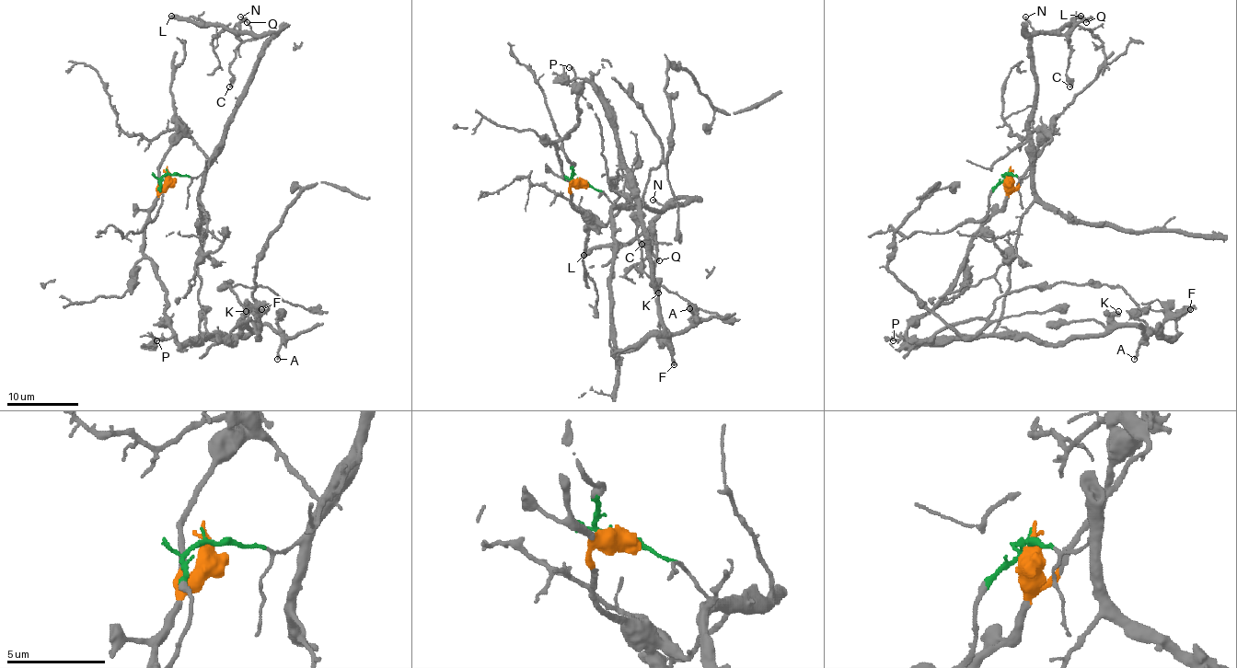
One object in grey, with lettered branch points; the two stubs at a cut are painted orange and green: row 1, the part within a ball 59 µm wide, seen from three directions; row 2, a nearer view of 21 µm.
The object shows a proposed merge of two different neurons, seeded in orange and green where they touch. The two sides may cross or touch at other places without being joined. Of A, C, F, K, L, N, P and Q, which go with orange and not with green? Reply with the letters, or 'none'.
A, F, K, P

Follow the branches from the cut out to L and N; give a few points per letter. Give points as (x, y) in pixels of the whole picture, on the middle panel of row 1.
L: (580, 181), (618, 205), (641, 203), (662, 211), (687, 200), (676, 198), (630, 241), (599, 245), (583, 255)
N: (580, 181), (601, 190), (618, 205), (641, 203), (662, 211), (687, 200), (675, 198), (665, 207), (653, 200)

